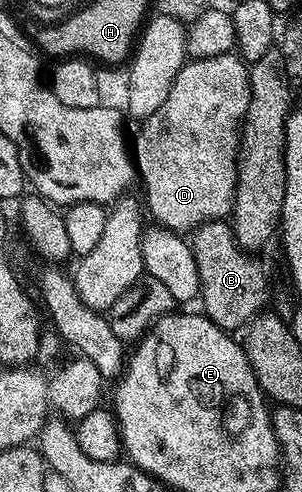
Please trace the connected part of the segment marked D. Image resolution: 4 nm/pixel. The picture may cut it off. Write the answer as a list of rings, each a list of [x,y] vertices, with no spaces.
[[[238,53],[184,61],[169,96],[153,116],[142,119],[139,135],[133,138],[133,161],[138,181],[147,193],[145,206],[158,225],[176,232],[194,232],[206,222],[226,219],[235,203],[239,131],[251,99],[251,71]]]

